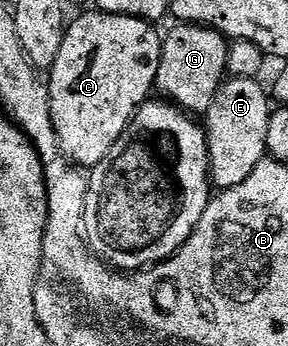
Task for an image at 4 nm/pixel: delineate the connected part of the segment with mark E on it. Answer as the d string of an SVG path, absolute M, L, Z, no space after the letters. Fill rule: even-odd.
M233 77L223 83L213 98L213 106L206 113L207 142L210 150L211 179L217 189L230 189L243 183L255 168L267 157L267 134L272 105L265 88L256 78Z

